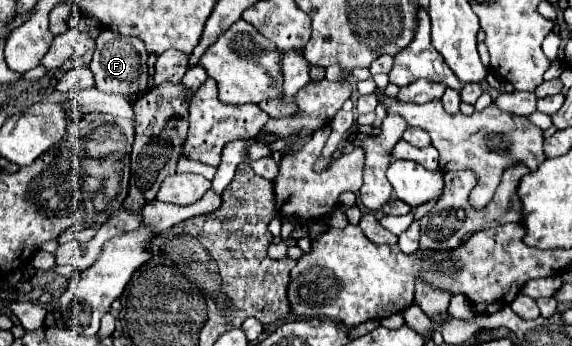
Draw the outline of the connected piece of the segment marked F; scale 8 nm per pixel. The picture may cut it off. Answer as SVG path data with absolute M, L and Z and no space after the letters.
M104 29L96 37L96 49L90 63L90 71L96 79L96 89L102 93L118 93L118 95L130 95L140 97L148 89L148 53L140 39L126 37L116 31Z

